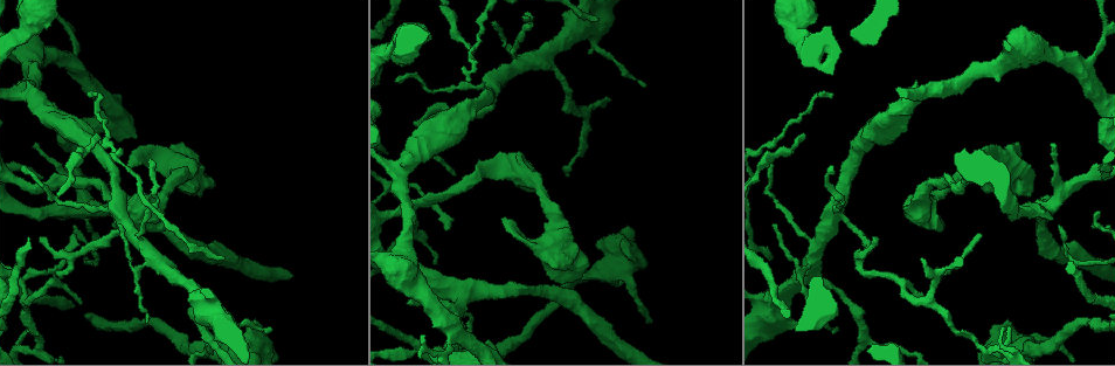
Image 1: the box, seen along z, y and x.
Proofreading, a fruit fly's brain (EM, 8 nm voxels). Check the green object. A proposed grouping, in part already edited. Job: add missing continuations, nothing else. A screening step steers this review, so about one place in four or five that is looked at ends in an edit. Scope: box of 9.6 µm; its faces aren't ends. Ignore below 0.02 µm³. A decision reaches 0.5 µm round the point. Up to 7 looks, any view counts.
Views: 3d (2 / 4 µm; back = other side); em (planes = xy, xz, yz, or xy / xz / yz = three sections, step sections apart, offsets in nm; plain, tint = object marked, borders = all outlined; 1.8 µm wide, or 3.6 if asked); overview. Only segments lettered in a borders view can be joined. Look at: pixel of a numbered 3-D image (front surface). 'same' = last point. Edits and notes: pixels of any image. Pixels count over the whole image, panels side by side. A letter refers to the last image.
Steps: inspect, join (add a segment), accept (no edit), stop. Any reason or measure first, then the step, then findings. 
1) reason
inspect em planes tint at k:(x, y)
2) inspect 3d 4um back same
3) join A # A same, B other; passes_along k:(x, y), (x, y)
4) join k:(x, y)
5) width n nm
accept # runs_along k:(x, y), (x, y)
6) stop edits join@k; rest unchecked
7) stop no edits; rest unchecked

sudden change in width
inspect 3d 2um at 1:(453, 307)

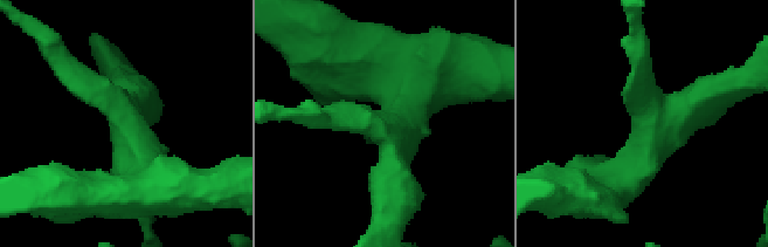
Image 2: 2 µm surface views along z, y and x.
shape alone is not enough
inspect em 3.6um planes borders at 2:(378, 131)

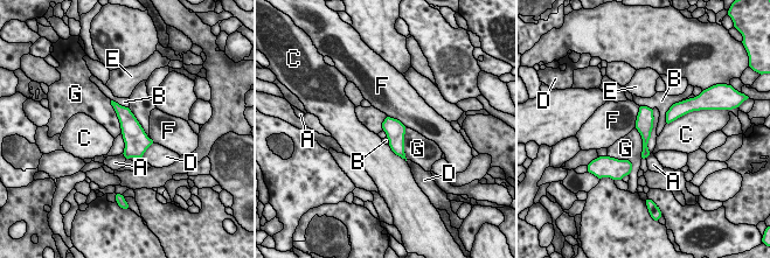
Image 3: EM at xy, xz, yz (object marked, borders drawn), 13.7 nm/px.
accept # A other, B other, C other, D other, E other, F other, G other; runs_along 3:(642, 109), (645, 112), (644, 154); no lettered segment goes on from it

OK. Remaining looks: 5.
narrows sharply
inspect em 3.6um planes borders at 1:(113, 146)

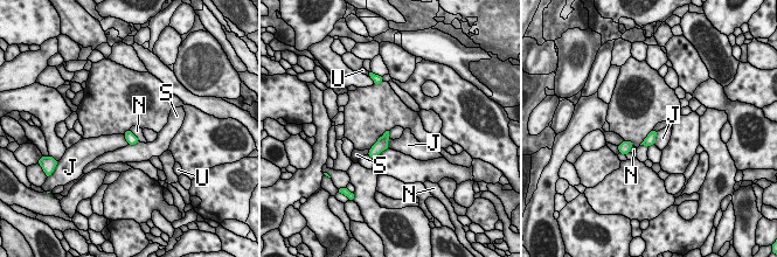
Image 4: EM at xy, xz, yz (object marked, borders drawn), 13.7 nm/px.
width 120 nm
accept # J other, N other, S other, U other; border 4:(129, 130), (139, 140); none of them fits

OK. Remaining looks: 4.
tapers out
inspect em xy step 8 tint at 1:(770, 256)

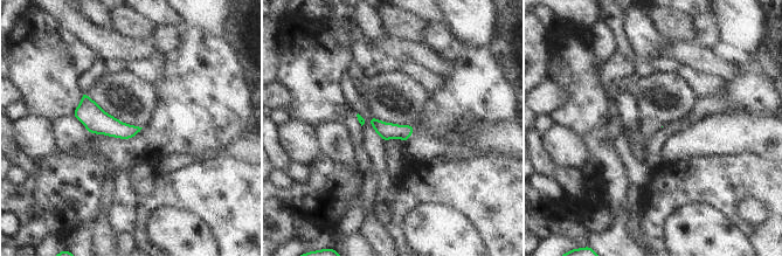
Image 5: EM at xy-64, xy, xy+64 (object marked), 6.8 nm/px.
another direction
inspect em planes borders same

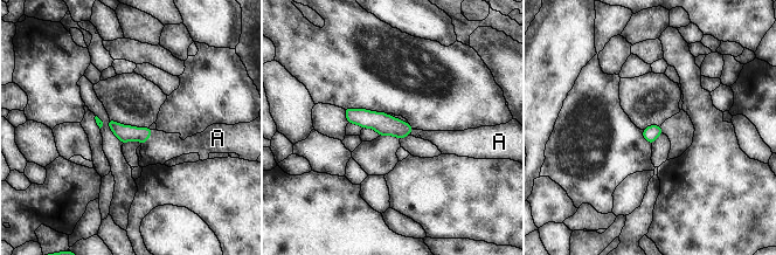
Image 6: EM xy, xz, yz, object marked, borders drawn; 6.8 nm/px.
longest_contact A 130 nm
join A # A same; passes_along 6:(125, 133), (149, 137), (160, 147); the neuron continues

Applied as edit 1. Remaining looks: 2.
stop edits join@6; rest unchecked

